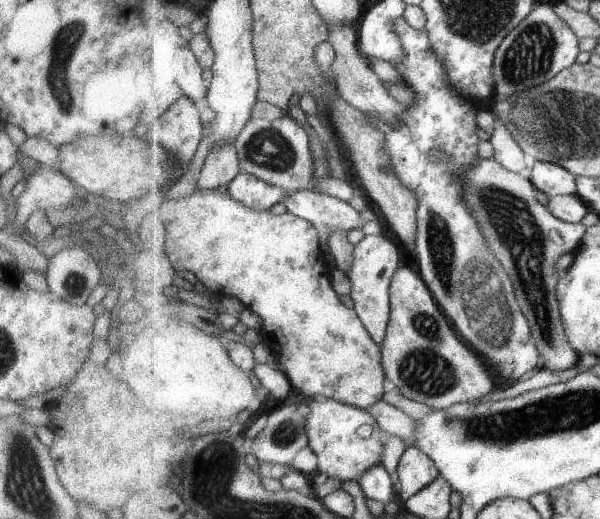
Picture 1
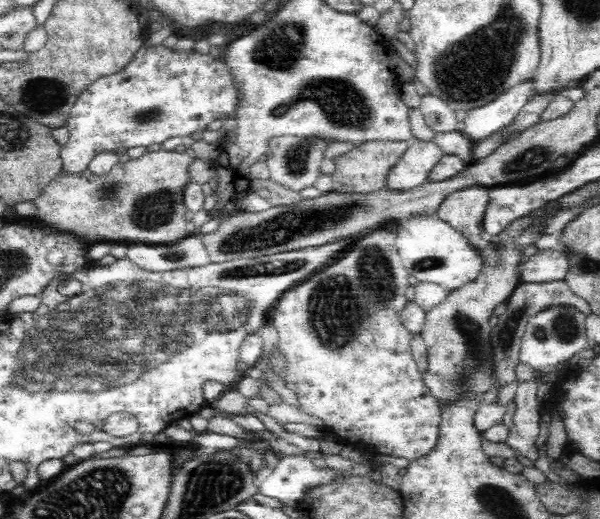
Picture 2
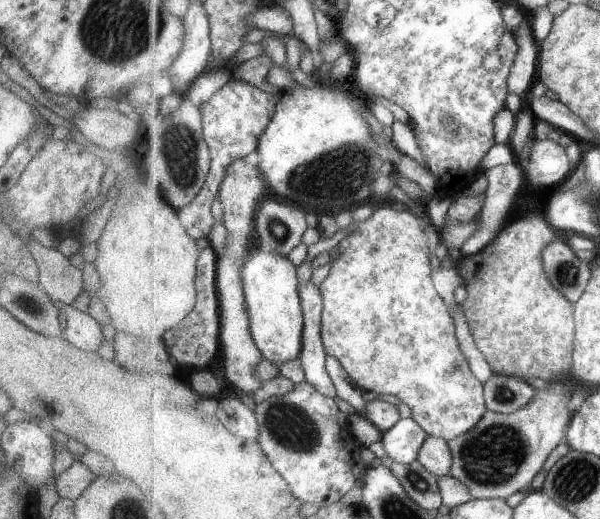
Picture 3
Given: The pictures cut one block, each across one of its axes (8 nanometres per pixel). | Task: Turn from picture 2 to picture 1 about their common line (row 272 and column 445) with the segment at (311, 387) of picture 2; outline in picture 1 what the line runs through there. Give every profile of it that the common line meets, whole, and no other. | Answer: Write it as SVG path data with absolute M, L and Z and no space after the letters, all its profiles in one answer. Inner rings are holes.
M404 263L392 278L390 321L381 346L386 376L403 396L439 411L457 403L479 401L495 390L495 380L485 362L451 328L420 273Z

